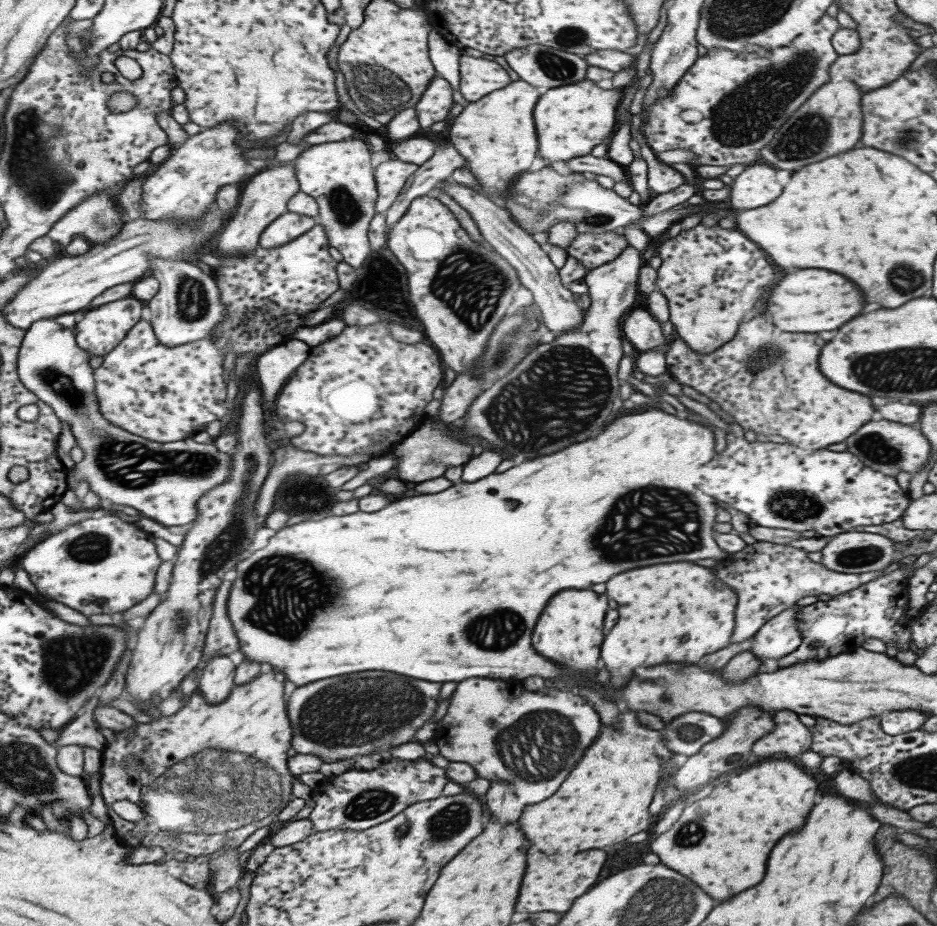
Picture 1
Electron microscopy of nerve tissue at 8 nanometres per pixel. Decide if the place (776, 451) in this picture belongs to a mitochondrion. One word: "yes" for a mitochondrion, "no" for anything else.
no

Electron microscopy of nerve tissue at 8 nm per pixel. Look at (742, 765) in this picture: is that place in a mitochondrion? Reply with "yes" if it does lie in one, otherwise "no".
no

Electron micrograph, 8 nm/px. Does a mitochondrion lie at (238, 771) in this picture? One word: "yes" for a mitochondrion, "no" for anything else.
yes

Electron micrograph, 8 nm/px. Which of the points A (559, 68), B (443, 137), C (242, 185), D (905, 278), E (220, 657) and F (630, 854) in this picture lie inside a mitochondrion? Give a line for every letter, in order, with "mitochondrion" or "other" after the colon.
A: mitochondrion
B: other
C: other
D: mitochondrion
E: other
F: mitochondrion

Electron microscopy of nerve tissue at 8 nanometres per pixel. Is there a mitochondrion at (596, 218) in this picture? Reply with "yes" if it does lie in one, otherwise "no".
yes

